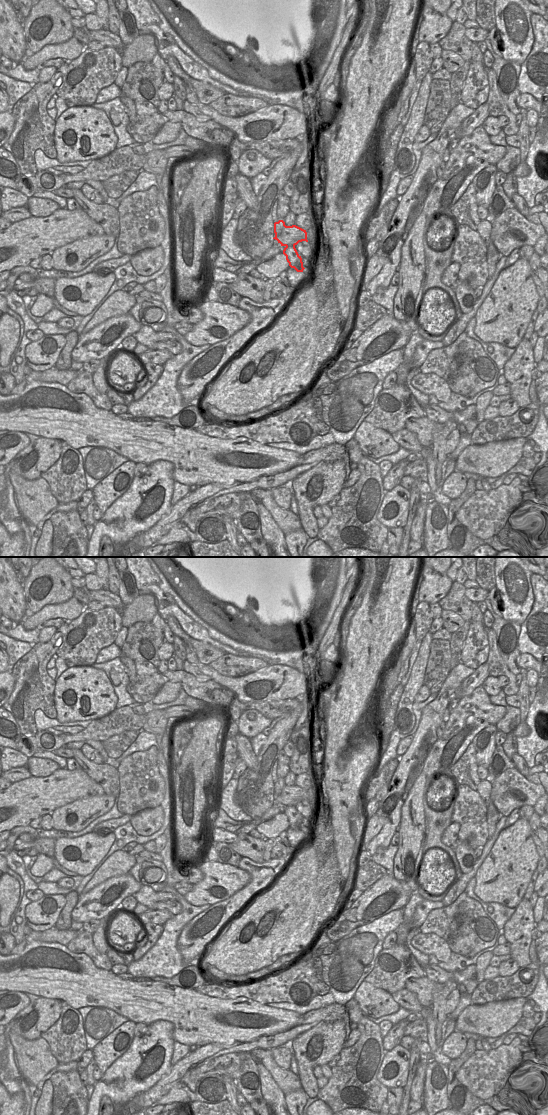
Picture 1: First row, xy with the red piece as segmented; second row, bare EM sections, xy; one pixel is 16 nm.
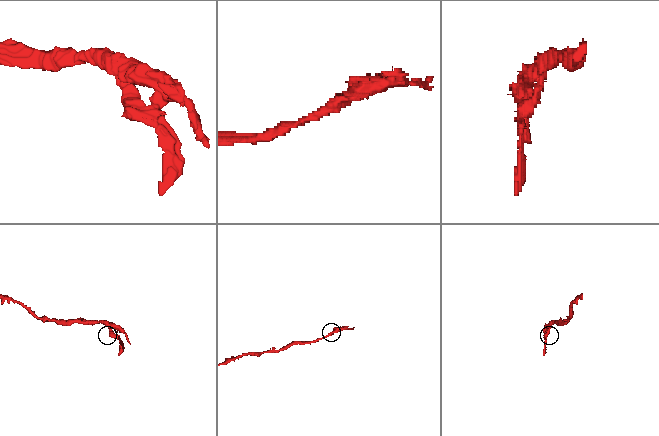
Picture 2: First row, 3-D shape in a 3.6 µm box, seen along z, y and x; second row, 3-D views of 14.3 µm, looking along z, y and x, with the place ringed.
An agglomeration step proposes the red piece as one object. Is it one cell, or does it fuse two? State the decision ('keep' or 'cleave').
cleave

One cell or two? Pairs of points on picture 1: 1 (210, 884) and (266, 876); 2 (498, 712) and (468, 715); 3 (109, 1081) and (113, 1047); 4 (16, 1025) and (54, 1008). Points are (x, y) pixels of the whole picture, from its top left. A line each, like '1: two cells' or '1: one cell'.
1: two cells
2: one cell
3: two cells
4: one cell

